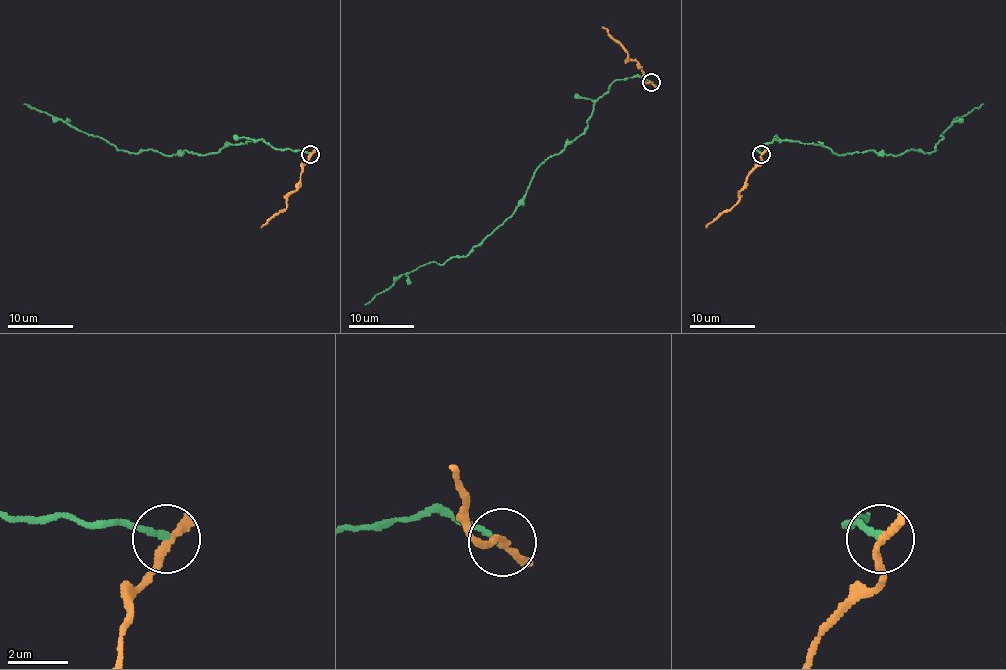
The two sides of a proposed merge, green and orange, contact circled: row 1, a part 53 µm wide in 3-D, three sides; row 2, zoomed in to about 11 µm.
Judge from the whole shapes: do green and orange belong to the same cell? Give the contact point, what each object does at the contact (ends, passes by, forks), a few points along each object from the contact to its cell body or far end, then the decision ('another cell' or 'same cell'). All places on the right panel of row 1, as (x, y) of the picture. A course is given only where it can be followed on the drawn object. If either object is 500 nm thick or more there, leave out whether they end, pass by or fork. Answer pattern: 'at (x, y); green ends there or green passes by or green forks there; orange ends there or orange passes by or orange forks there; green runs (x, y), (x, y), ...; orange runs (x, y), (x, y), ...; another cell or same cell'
at (761, 154); green ends there; orange passes by; green runs (761, 154), (754, 151), (774, 139), (823, 144), (836, 154), (931, 152), (953, 121), (984, 103); orange runs (761, 154), (761, 162), (748, 175), (735, 205), (705, 228); another cell

